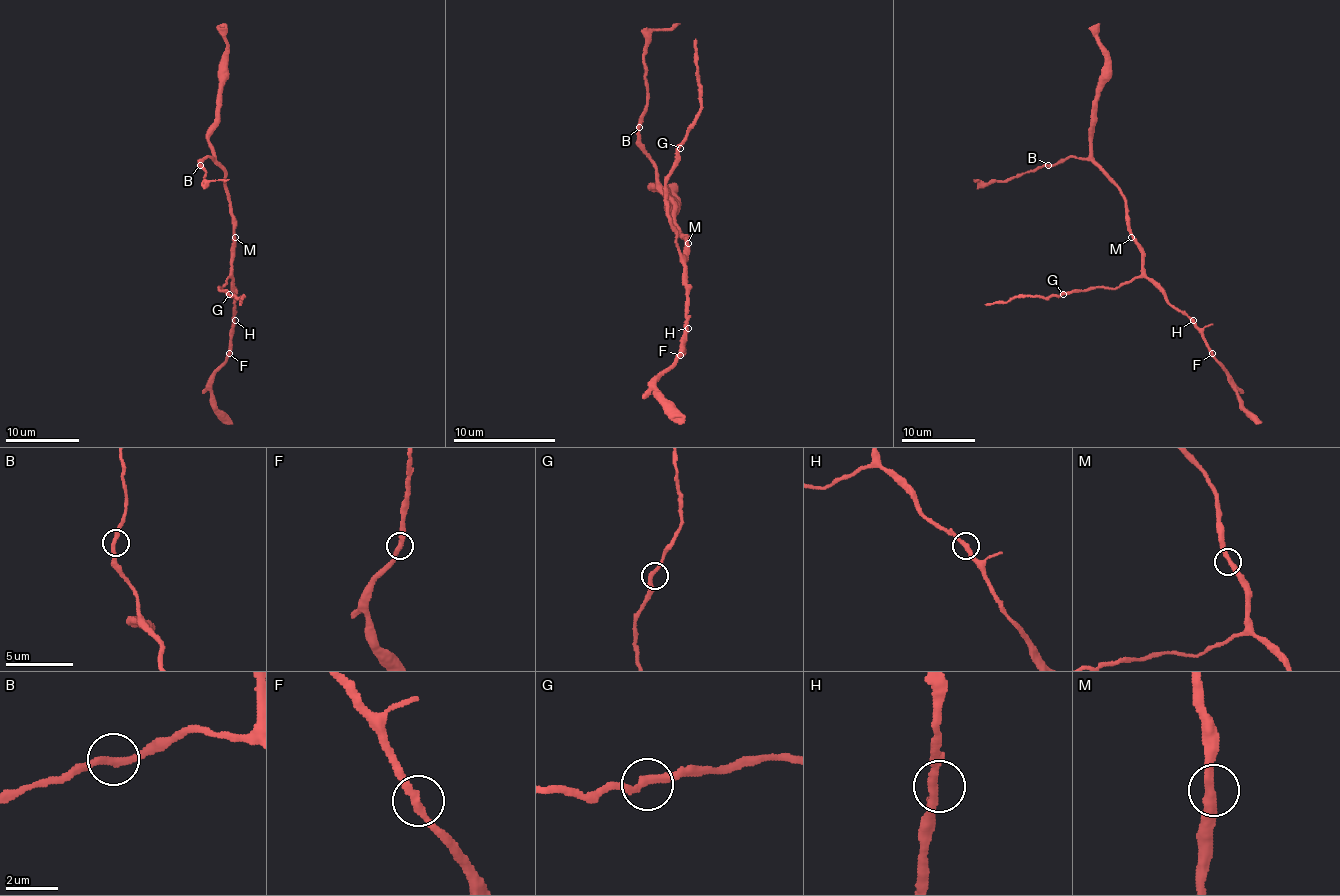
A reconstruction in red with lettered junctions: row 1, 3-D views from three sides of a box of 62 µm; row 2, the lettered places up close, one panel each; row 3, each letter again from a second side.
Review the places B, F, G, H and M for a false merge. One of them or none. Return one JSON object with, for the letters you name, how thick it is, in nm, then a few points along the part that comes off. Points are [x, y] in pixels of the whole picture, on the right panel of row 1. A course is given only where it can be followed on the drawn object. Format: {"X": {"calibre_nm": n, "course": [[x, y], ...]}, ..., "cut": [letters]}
{"cut": []}

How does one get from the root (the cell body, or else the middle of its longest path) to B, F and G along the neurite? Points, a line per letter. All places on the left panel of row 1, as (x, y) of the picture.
B: (233, 237), (226, 172), (211, 157), (200, 165)
F: (233, 237), (233, 333), (229, 354)
G: (233, 237), (231, 274), (218, 289), (229, 294)

